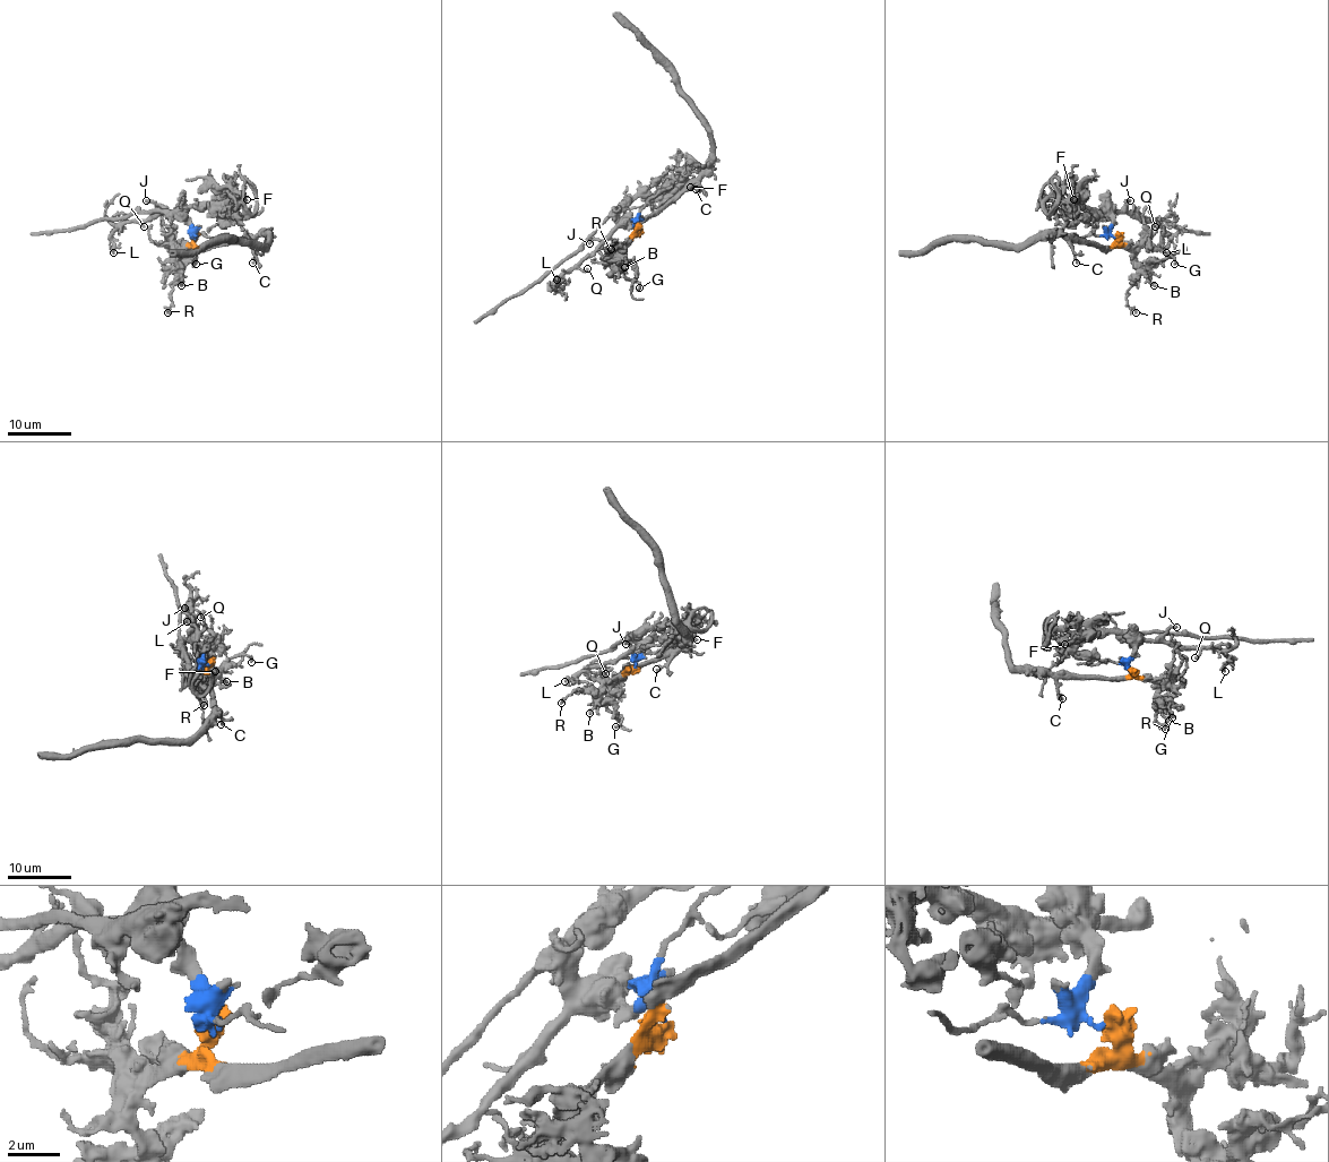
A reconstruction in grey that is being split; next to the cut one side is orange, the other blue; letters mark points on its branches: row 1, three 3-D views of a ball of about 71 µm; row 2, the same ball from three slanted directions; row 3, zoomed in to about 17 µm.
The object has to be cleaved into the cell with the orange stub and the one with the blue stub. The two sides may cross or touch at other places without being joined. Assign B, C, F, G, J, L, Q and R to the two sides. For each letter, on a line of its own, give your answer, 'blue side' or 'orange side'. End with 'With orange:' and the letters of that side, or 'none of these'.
B: orange side
C: orange side
F: blue side
G: orange side
J: blue side
L: blue side
Q: blue side
R: orange side
With orange: B, C, G, R

